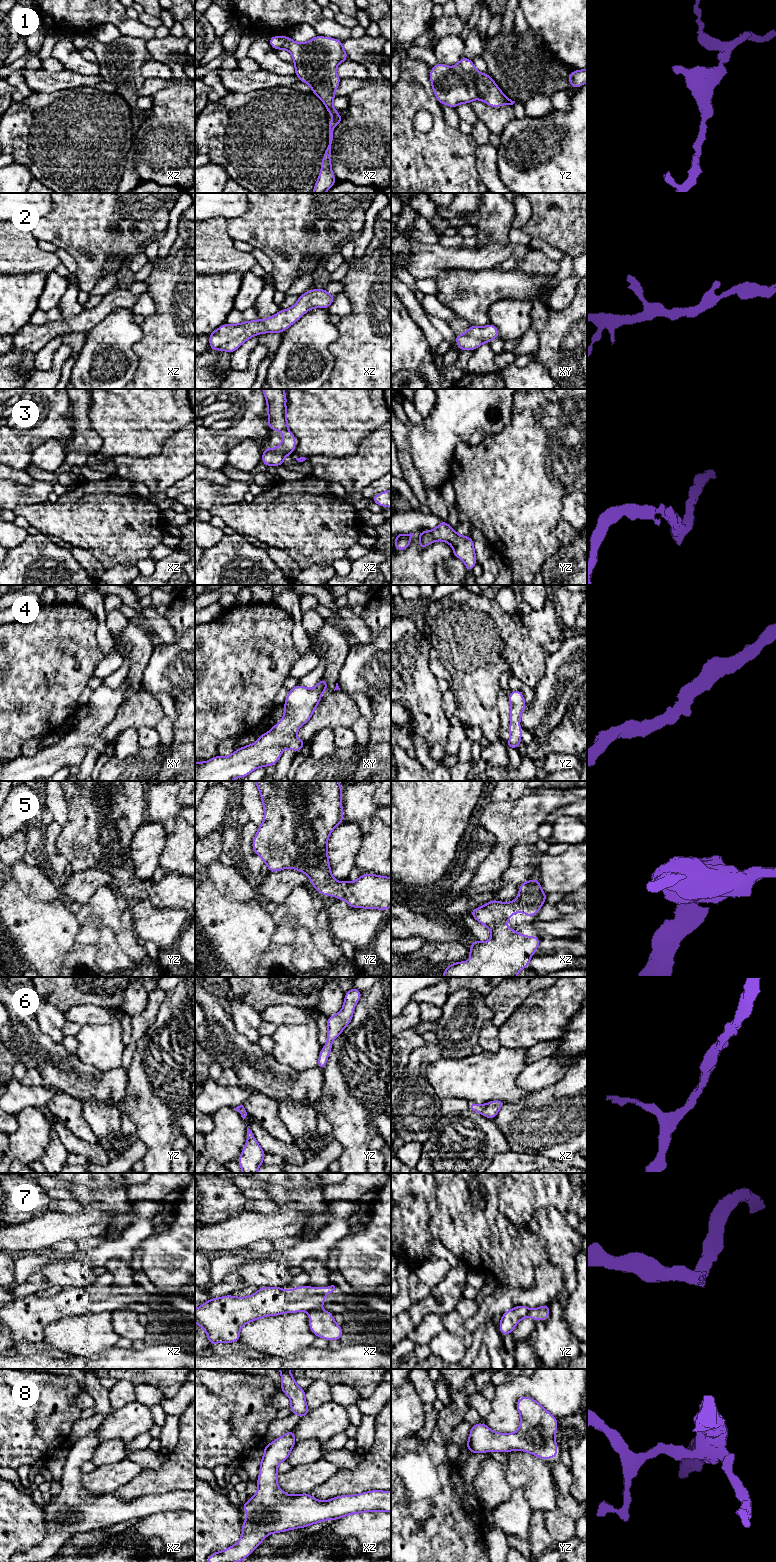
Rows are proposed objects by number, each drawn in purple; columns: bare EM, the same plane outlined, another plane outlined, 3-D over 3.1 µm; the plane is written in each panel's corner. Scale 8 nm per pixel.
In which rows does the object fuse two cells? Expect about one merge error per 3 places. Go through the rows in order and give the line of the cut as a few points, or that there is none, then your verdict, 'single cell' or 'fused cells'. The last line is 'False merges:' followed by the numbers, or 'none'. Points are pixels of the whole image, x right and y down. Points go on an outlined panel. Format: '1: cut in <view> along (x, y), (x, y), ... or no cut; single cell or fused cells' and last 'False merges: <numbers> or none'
1: no cut; single cell
2: no cut; single cell
3: no cut; single cell
4: no cut; single cell
5: no cut; single cell
6: no cut; single cell
7: cut in xz along (318, 1308), (308, 1312); fused cells
8: no cut; single cell
False merges: 7

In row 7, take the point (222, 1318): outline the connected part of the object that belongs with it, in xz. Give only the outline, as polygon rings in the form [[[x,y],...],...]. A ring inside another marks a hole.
[[[300,1286],[290,1290],[283,1290],[282,1287],[261,1287],[258,1291],[246,1297],[234,1297],[233,1295],[211,1298],[195,1309],[195,1322],[203,1328],[208,1336],[210,1345],[225,1342],[238,1342],[240,1329],[243,1325],[266,1316],[278,1316],[283,1313],[311,1312],[326,1304],[324,1298],[332,1293],[335,1286],[310,1287]]]

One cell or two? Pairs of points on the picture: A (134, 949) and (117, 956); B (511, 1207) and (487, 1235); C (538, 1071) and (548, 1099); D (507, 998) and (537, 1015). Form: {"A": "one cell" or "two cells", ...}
{"A": "two cells", "B": "two cells", "C": "two cells", "D": "two cells"}

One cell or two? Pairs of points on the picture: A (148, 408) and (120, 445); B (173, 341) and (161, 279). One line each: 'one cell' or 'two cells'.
A: one cell
B: one cell

